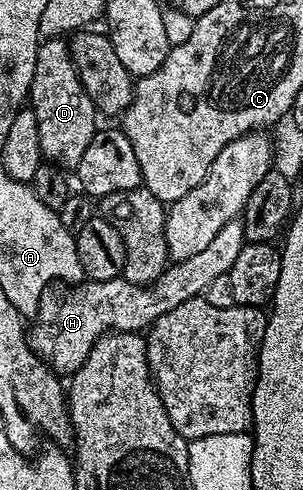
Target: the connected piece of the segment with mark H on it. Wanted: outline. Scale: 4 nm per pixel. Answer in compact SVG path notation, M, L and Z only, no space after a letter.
M234 219L223 223L223 228L219 230L219 235L211 239L211 243L204 251L199 251L191 255L191 259L170 264L157 277L151 285L136 285L126 281L124 277L116 277L110 281L91 281L74 284L66 291L62 297L57 297L57 289L50 287L41 296L41 307L37 310L37 316L28 330L29 348L37 352L38 357L58 375L72 375L76 369L83 367L87 355L93 350L93 345L101 337L110 331L128 331L130 333L141 333L148 330L154 321L159 319L159 315L167 315L171 311L192 297L202 296L207 287L207 283L217 279L219 275L229 274L231 267L235 263L235 258L239 251L247 244L245 232L240 220Z

